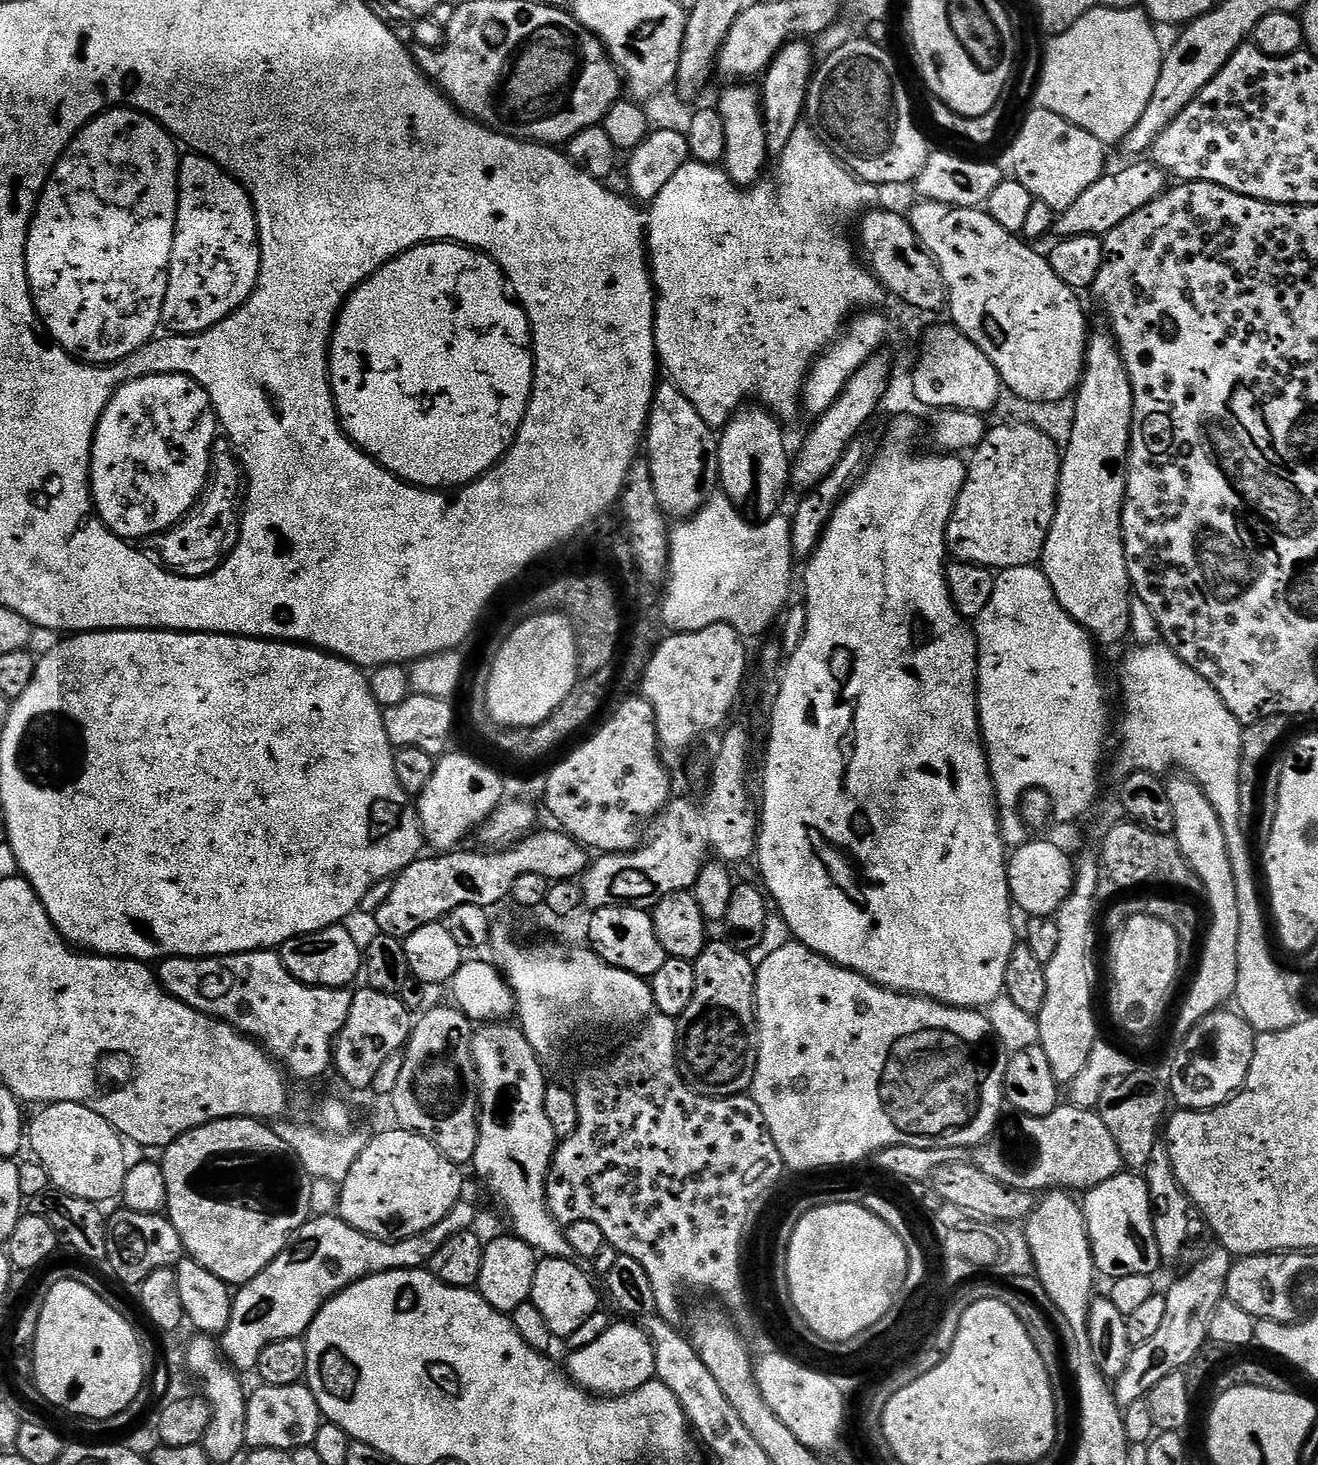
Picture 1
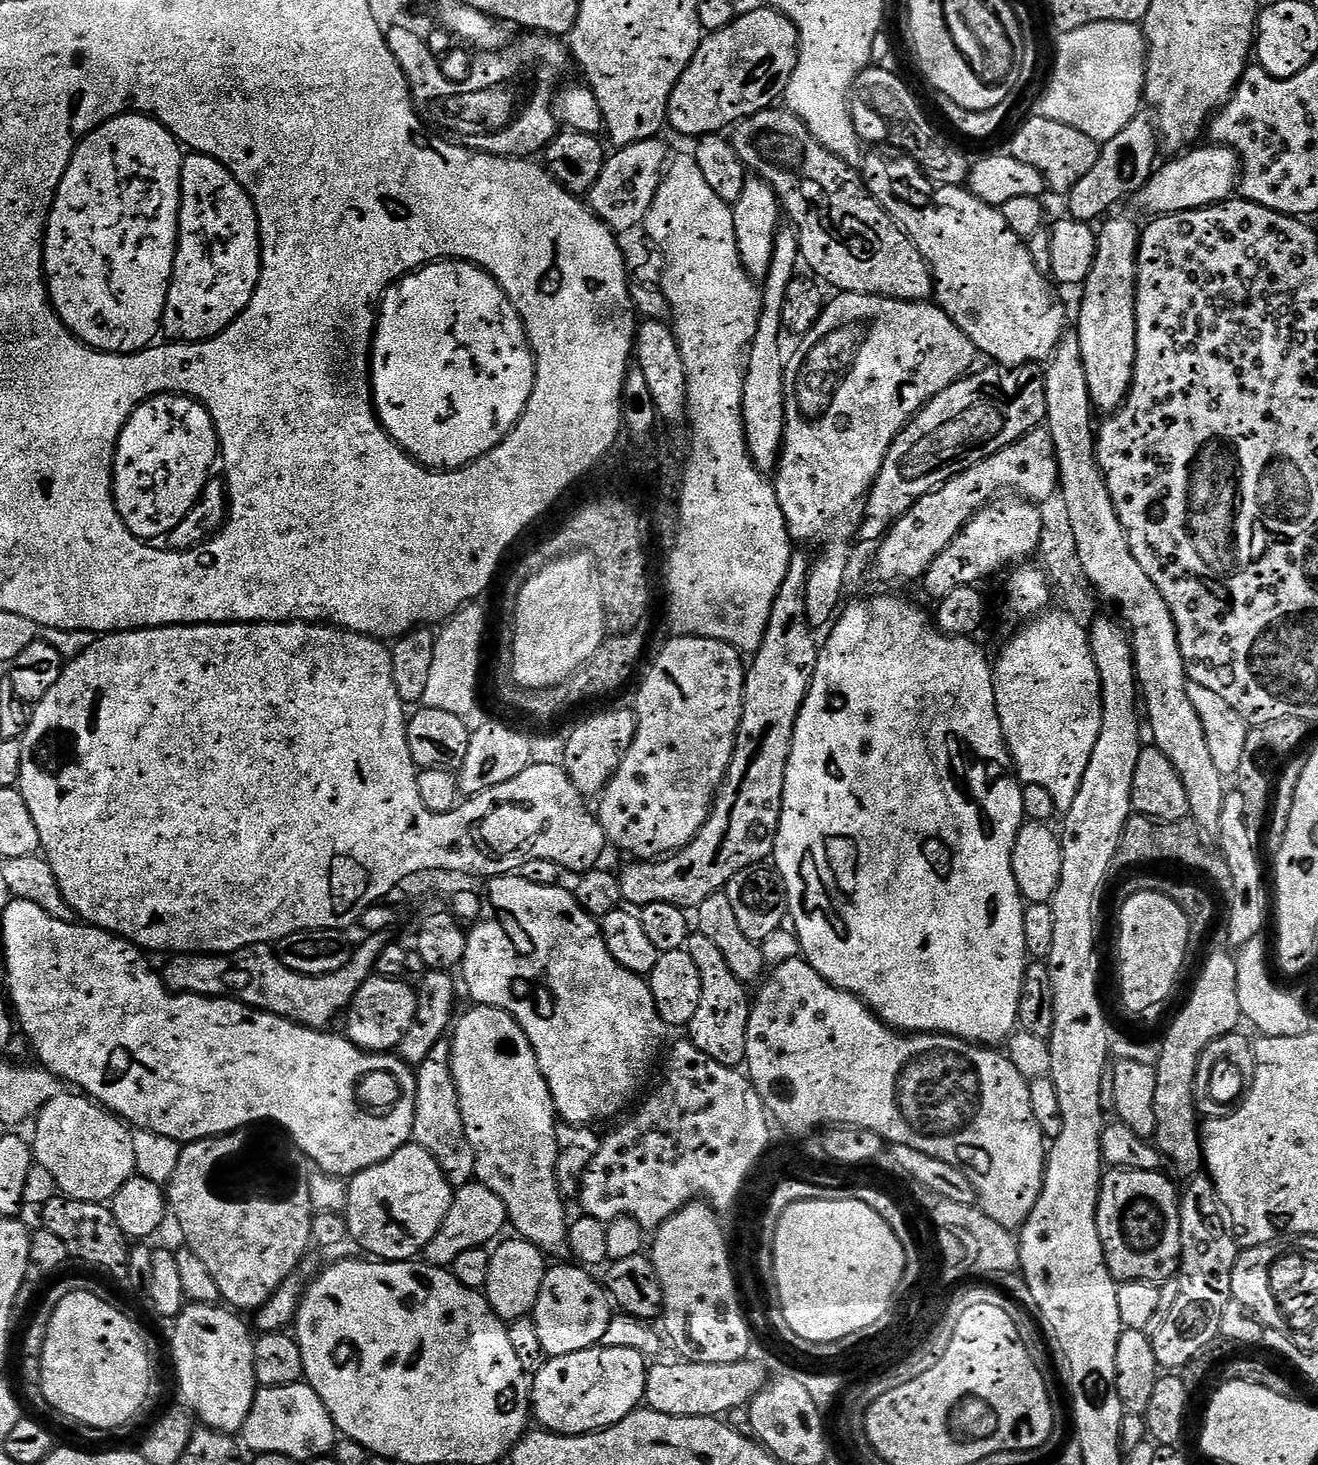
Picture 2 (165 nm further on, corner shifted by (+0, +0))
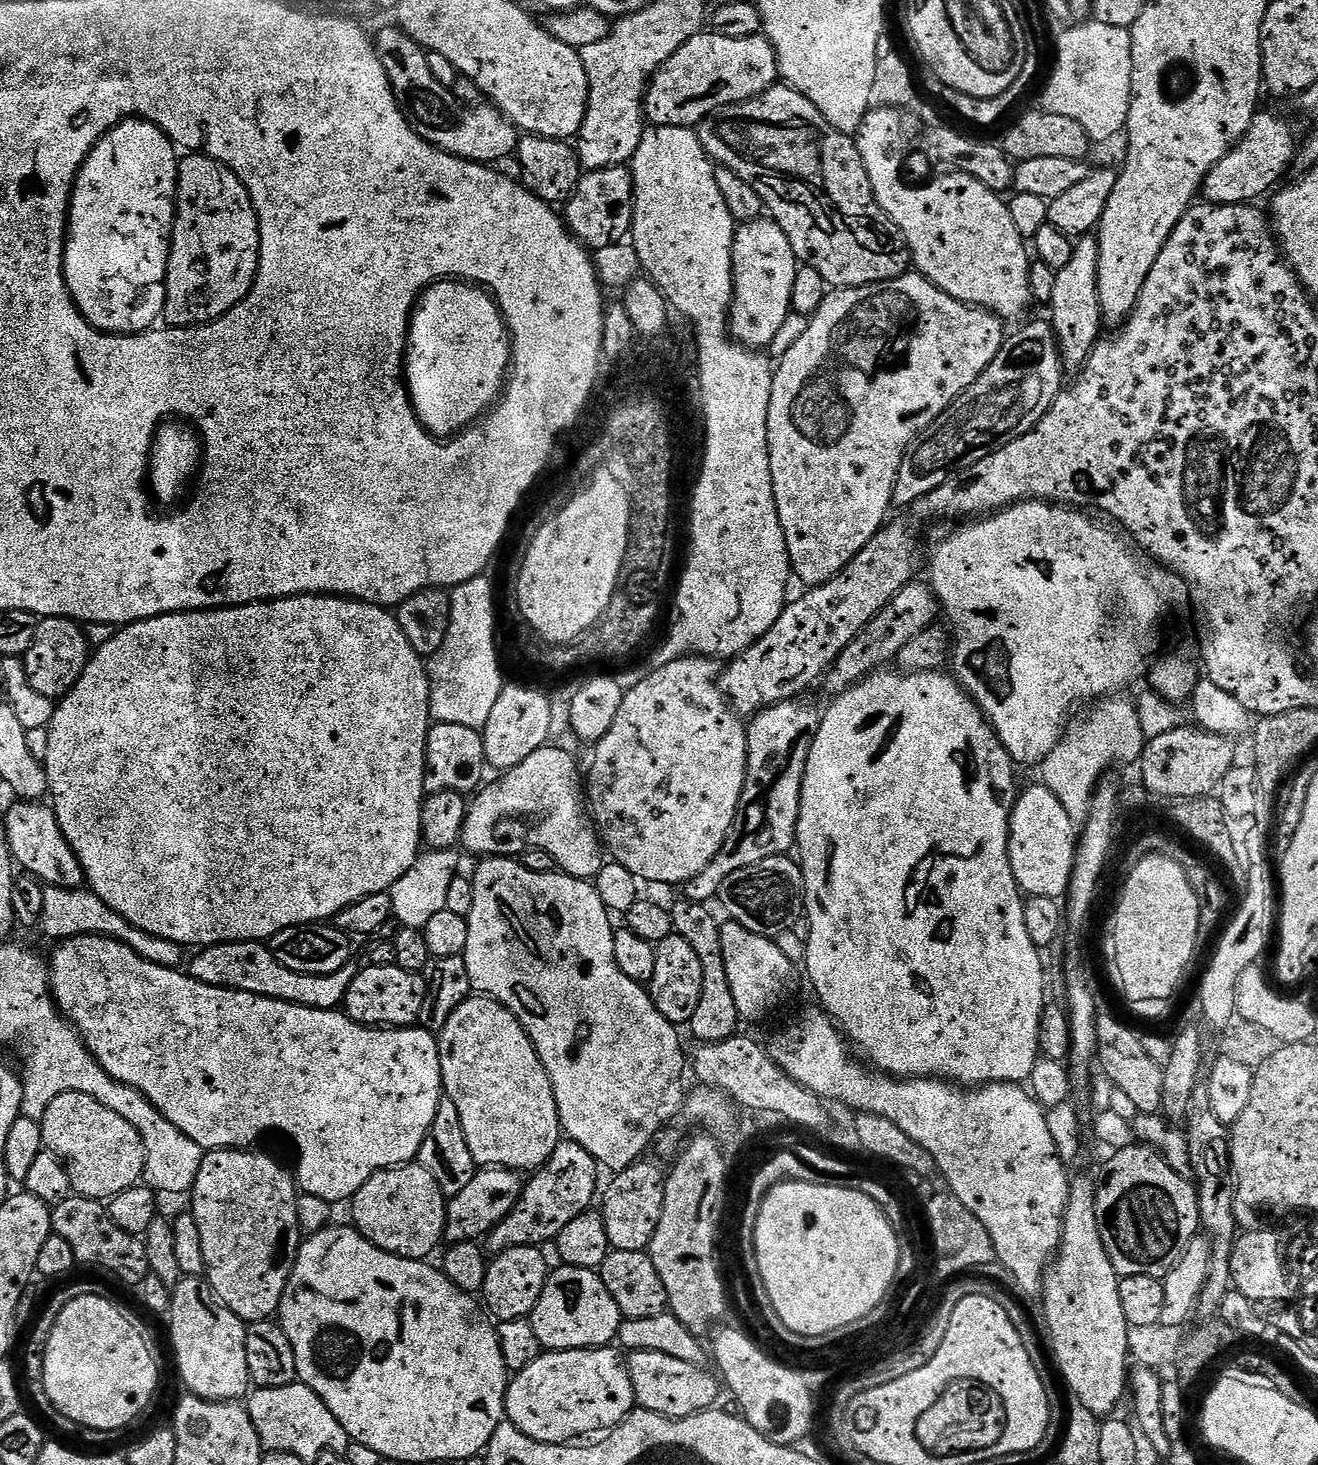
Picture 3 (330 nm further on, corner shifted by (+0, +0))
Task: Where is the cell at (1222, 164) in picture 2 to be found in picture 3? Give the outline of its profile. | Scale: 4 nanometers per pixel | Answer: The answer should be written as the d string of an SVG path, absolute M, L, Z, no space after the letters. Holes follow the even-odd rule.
M1257 111L1248 135L1204 179L1202 196L1207 203L1251 205L1259 196L1266 195L1268 191L1271 193L1287 174L1288 167L1294 164L1298 156L1298 136L1296 140L1286 121L1264 111Z

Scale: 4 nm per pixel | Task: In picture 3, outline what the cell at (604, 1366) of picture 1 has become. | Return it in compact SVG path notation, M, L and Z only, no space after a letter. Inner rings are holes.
M612 1346L579 1348L565 1352L545 1351L538 1358L538 1362L526 1366L526 1370L515 1373L509 1379L508 1396L504 1399L507 1423L513 1424L522 1434L543 1444L564 1444L567 1439L574 1439L578 1434L591 1437L595 1432L604 1434L615 1430L636 1407L636 1395L630 1382L625 1357Z

